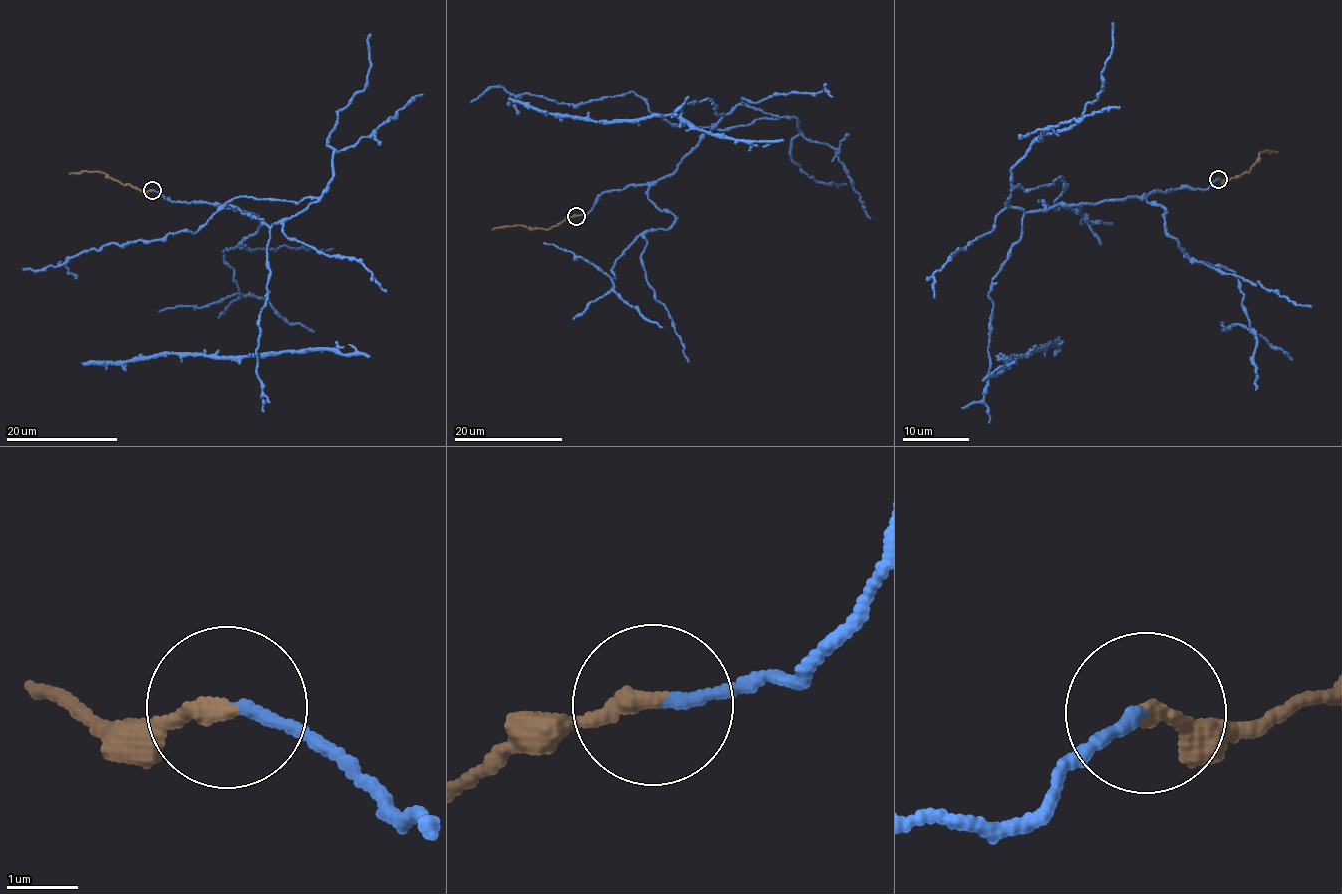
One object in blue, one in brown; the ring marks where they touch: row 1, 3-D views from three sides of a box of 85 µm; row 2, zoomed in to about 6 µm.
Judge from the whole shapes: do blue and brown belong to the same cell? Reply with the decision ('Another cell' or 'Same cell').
Same cell

